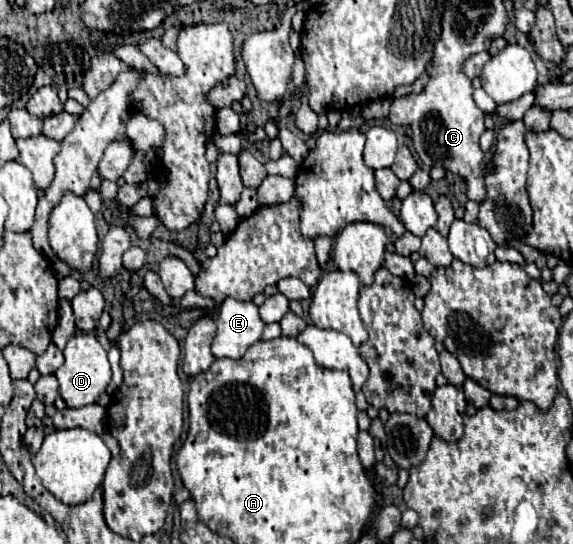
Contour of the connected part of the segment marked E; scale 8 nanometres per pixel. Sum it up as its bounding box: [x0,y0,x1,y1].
[211,298,265,360]

